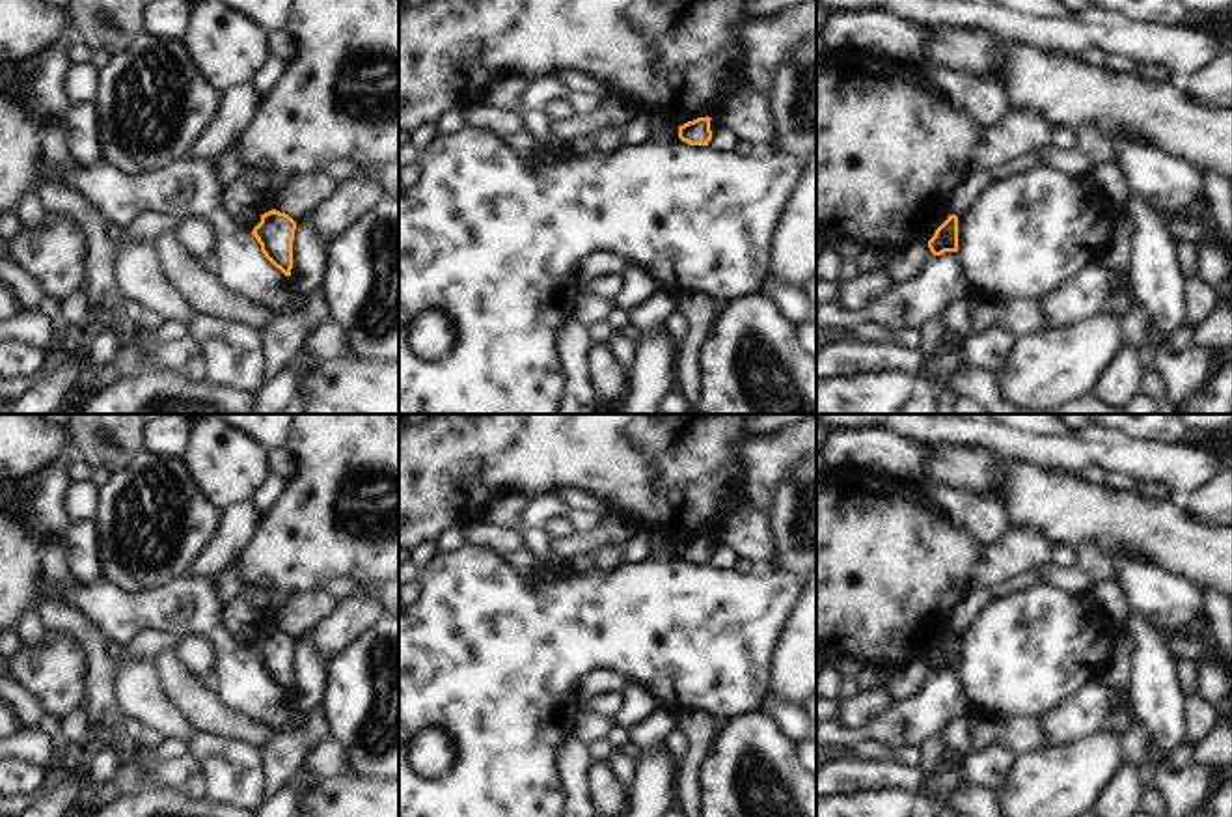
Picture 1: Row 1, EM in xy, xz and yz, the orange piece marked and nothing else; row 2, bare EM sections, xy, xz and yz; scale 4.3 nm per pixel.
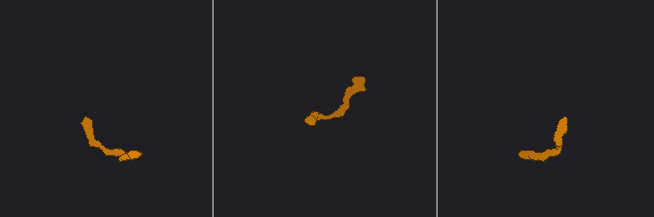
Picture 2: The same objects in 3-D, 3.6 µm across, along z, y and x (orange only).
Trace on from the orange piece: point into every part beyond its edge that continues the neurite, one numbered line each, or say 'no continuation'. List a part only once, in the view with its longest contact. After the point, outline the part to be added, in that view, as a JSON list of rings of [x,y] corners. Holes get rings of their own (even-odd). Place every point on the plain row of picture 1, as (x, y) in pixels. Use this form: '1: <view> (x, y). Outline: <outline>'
no continuation

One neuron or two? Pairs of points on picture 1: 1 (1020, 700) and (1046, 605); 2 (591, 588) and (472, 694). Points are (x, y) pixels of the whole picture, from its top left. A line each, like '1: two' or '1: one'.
1: one
2: one

